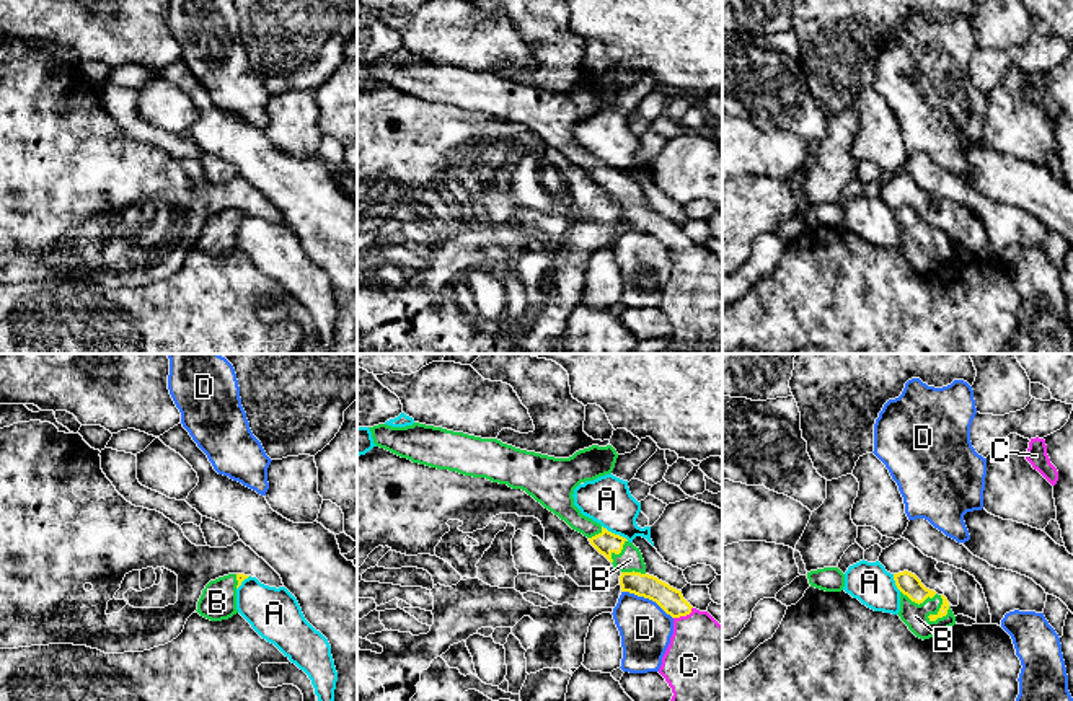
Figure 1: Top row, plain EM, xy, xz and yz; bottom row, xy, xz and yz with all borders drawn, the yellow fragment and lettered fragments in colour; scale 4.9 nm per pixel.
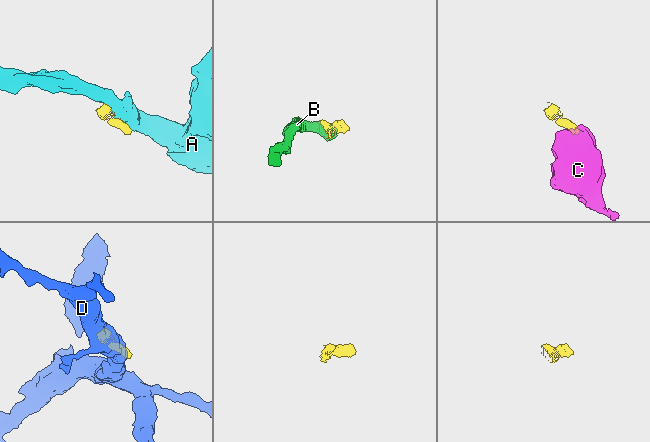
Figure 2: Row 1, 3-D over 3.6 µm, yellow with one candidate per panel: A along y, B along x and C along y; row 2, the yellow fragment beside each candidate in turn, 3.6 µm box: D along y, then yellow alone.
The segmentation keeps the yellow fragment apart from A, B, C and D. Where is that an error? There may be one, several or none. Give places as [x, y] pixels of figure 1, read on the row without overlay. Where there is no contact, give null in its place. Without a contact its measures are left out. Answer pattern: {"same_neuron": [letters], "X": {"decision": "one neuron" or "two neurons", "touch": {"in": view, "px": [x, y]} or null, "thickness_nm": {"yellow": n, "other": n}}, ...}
{"same_neuron": ["B", "C"], "A": {"decision": "two neurons", "touch": {"in": "xz", "px": [613, 168]}, "thickness_nm": {"yellow": 110, "other": 240}}, "B": {"decision": "one neuron", "touch": {"in": "yz", "px": [940, 245]}, "thickness_nm": {"yellow": 50, "other": 120}}, "C": {"decision": "one neuron", "touch": {"in": "xz", "px": [684, 250]}, "thickness_nm": {"yellow": 120, "other": 380}}, "D": {"decision": "two neurons", "touch": {"in": "xz", "px": [648, 232]}, "thickness_nm": {"yellow": 120, "other": 260}}}

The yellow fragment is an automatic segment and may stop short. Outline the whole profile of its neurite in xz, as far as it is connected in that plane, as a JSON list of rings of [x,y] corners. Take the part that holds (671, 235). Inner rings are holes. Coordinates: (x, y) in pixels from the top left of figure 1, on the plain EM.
[[[419,57],[369,64],[377,82],[413,98],[522,124],[587,171],[621,205],[621,227],[649,233],[673,253],[673,269],[659,303],[673,328],[662,354],[722,354],[722,261],[708,246],[693,243],[680,225],[649,210],[639,183],[574,140],[572,129],[581,117],[613,106],[618,88],[612,80],[554,93]]]

